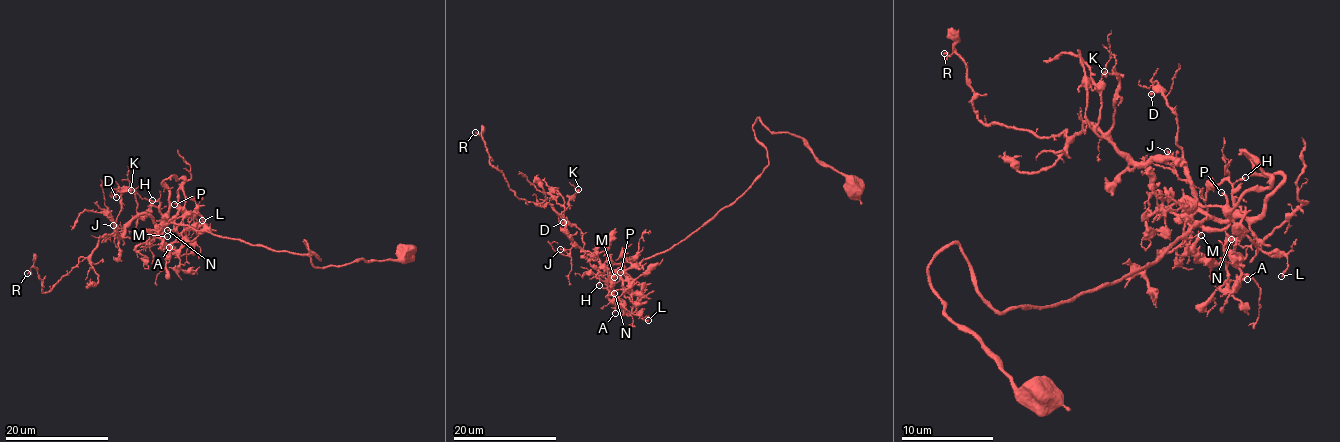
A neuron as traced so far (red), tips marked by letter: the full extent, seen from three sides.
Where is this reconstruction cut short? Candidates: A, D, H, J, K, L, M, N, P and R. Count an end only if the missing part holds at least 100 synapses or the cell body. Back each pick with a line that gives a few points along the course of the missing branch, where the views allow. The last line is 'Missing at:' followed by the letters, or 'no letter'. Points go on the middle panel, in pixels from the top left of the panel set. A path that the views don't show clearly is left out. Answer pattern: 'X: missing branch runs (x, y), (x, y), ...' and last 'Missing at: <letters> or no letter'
P: missing branch runs (620, 272), (606, 262), (601, 253), (601, 244), (625, 218), (652, 202), (647, 195)
Missing at: P

